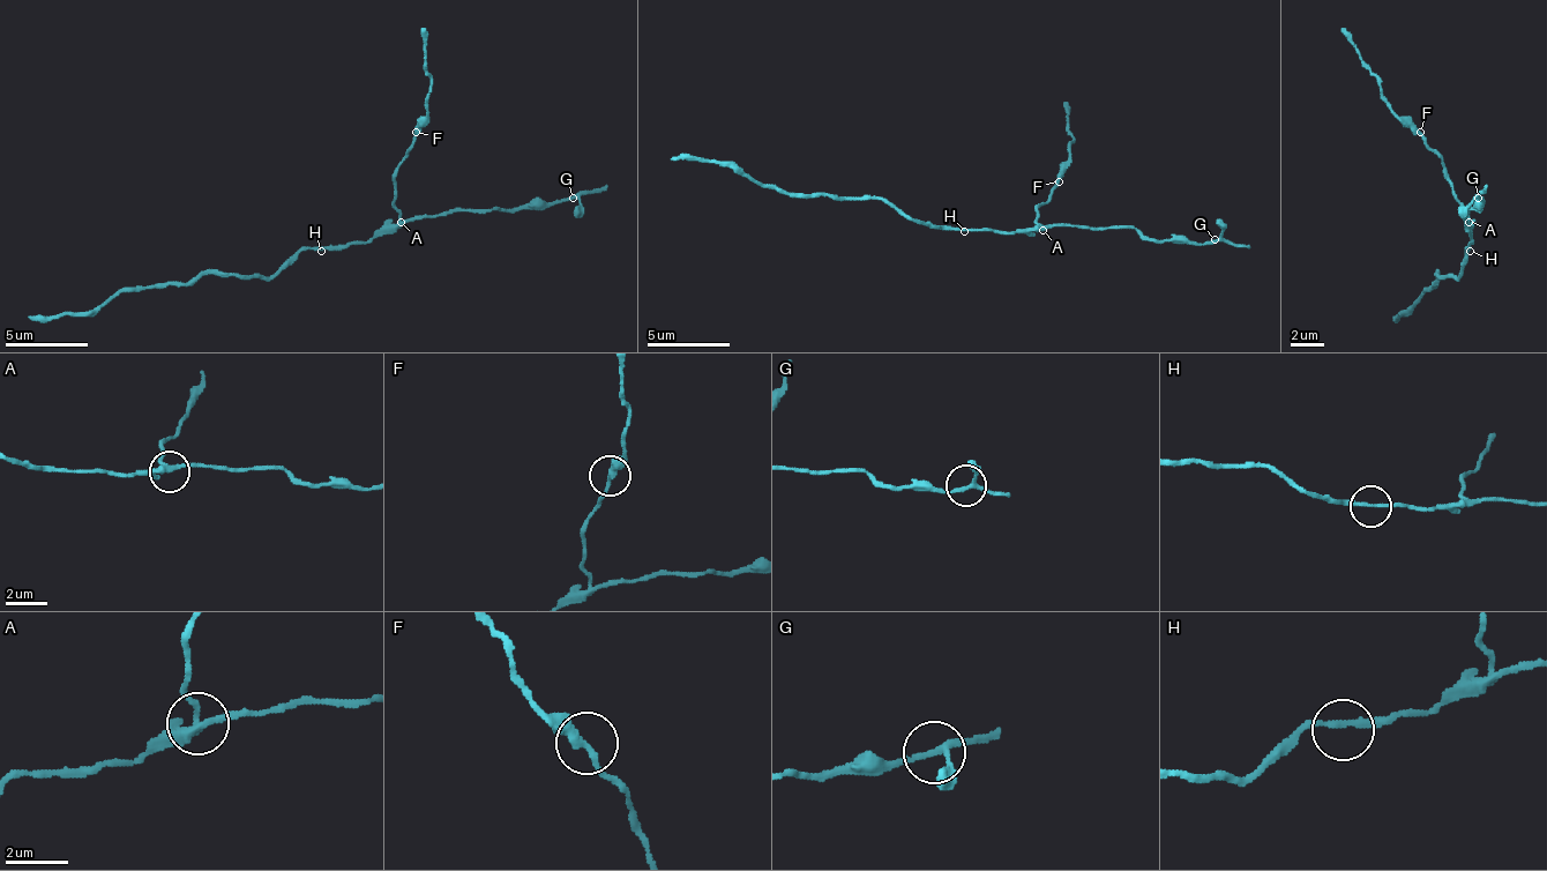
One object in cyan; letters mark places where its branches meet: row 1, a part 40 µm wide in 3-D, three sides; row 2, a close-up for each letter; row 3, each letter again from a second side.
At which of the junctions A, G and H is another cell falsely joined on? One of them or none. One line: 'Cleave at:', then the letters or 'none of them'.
Cleave at: A

